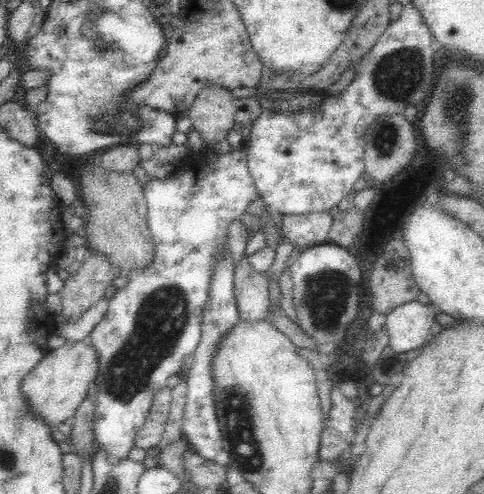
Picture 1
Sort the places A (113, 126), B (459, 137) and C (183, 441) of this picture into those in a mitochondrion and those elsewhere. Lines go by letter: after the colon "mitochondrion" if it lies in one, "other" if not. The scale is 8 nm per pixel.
A: mitochondrion
B: mitochondrion
C: other

